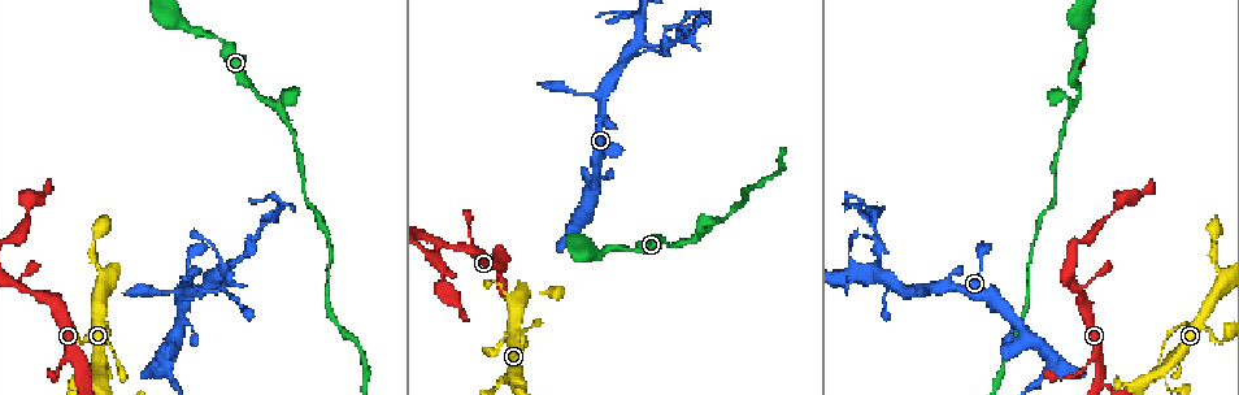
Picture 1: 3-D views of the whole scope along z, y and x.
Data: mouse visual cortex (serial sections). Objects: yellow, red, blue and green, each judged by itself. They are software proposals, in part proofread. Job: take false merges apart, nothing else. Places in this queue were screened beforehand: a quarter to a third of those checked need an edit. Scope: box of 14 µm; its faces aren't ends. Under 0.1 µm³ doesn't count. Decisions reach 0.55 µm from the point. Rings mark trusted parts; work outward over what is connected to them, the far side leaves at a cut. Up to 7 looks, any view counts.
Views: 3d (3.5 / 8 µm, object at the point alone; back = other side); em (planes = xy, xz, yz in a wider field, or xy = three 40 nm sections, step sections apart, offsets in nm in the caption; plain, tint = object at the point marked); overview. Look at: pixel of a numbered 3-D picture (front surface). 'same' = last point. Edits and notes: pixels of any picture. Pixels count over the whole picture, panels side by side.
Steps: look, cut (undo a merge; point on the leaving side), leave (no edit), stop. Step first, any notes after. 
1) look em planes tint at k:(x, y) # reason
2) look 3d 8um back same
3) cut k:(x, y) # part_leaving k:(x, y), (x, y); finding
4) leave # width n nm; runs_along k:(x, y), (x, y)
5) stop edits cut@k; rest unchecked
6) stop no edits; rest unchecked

look 3d 3.5um at 1:(81, 344) # sharp bend

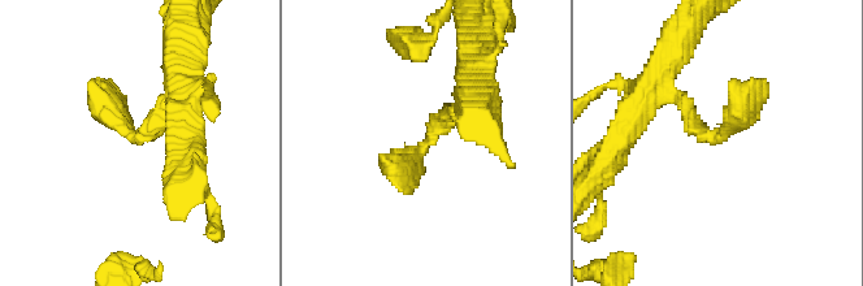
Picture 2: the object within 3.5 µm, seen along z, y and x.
look em xy step 1 tint at 2:(141, 133) # now the EM

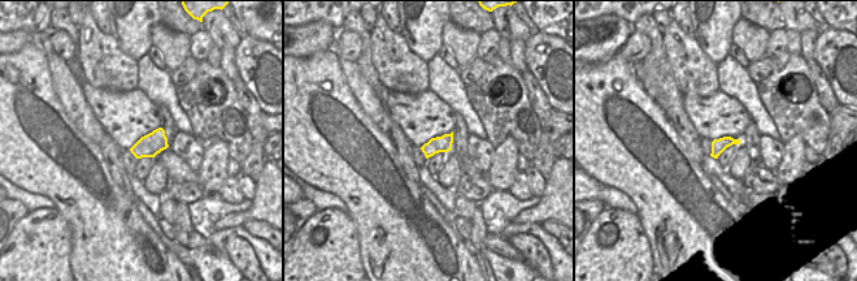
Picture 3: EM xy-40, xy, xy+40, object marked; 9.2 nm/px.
leave # arm_widths 150, 300 nm; runs_along 2:(469, 91), (390, 177); one cell here

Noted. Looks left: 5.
look 3d 3.5um at 1:(1216, 245) # thick turns thin

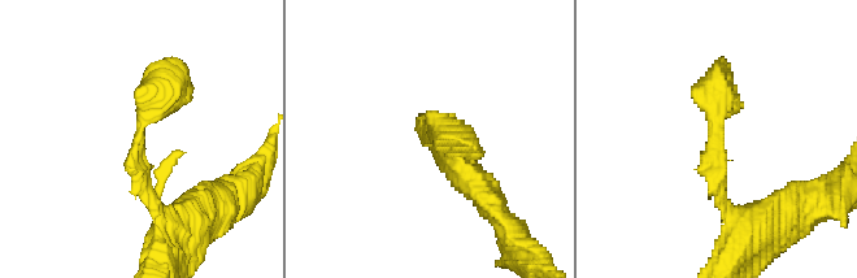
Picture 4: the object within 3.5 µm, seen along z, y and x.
look em xy step 1 tint at 4:(142, 138)

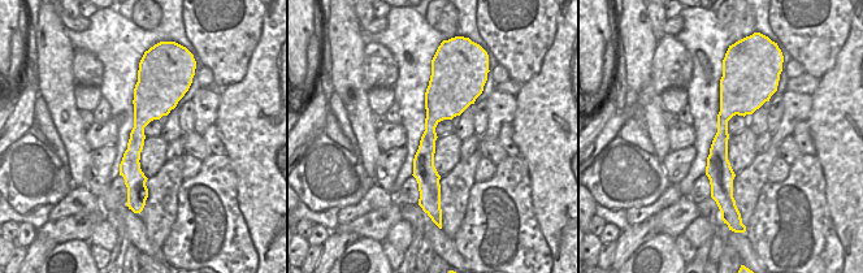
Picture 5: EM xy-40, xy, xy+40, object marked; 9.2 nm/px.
look em xy step 5 tint same

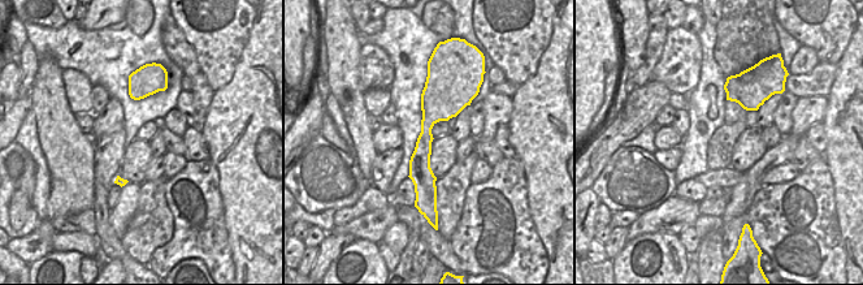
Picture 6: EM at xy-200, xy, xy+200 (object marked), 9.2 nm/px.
leave # runs_along 6:(437, 83), (421, 195); all the same cell

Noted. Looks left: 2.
look 3d 8um at 1:(692, 243) # a fork

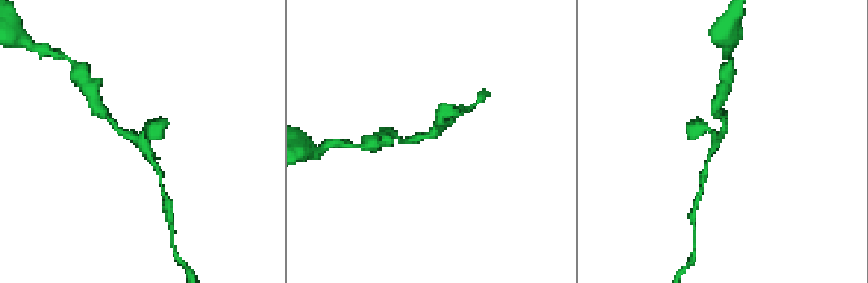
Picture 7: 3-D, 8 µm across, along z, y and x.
look 3d 3.5um at 7:(721, 139)

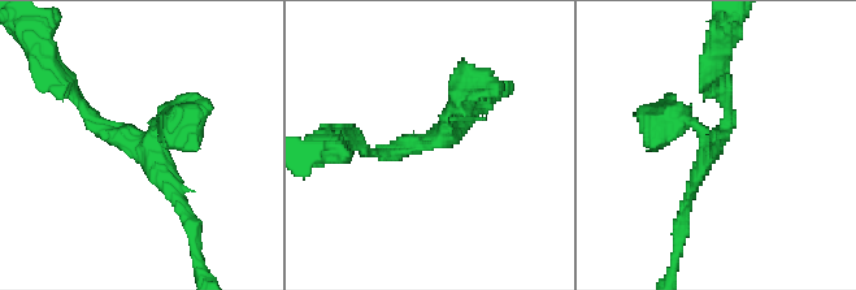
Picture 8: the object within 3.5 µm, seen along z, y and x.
leave # arm_widths 150, 150, 300 nm; runs_along 8:(75, 99), (164, 167), (187, 215); all the same cell

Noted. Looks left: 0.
stop no edits; rest unchecked

